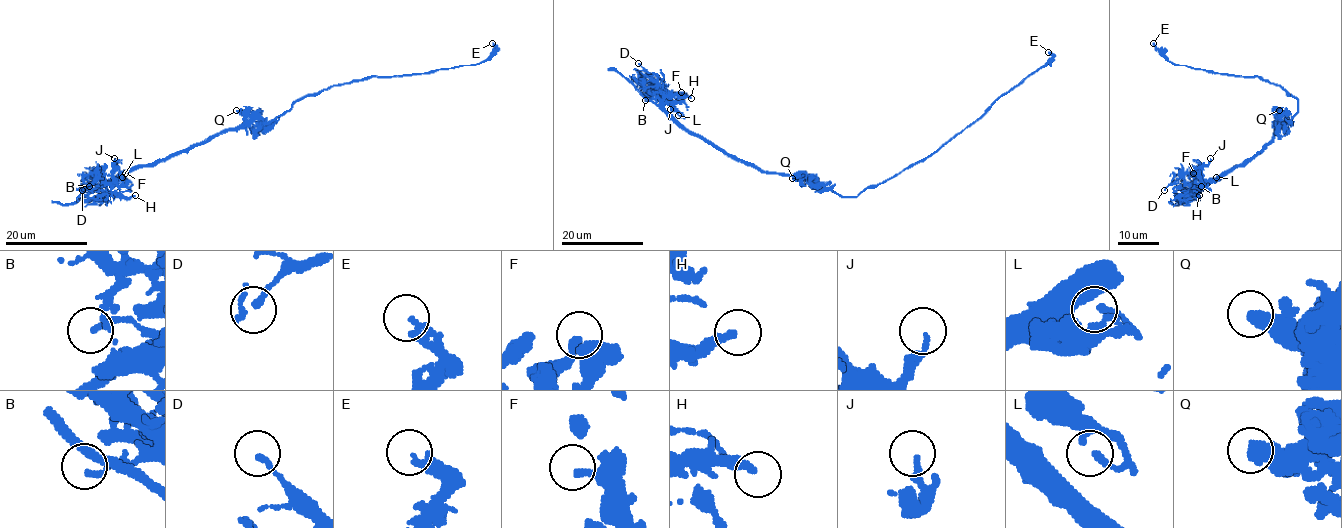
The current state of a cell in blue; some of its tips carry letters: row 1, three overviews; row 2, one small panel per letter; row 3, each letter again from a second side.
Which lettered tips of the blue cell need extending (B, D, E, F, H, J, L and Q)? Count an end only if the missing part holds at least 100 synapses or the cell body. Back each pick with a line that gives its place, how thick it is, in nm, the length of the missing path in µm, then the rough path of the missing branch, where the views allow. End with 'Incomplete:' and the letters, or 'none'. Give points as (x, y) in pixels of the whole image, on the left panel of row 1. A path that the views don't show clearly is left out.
Incomplete: none

